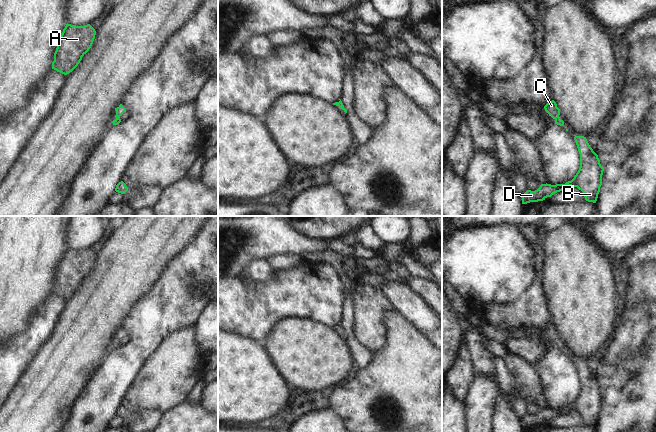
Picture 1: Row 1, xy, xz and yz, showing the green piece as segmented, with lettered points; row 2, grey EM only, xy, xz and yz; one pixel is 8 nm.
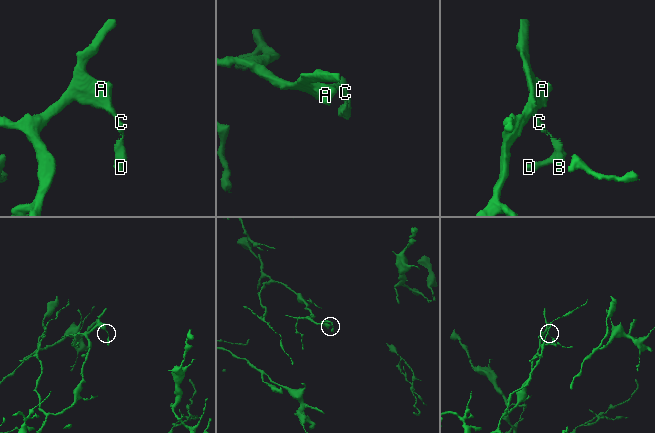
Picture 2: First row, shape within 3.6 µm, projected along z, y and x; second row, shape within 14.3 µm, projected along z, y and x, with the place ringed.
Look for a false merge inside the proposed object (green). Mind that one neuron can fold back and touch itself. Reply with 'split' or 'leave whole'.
leave whole

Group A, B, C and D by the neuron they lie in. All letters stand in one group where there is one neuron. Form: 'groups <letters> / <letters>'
groups A B C D

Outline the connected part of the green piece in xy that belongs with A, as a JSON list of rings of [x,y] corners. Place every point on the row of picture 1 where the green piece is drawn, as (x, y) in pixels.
[[[67,23],[58,40],[52,69],[64,75],[72,72],[91,48],[95,35],[90,24],[76,26]]]

